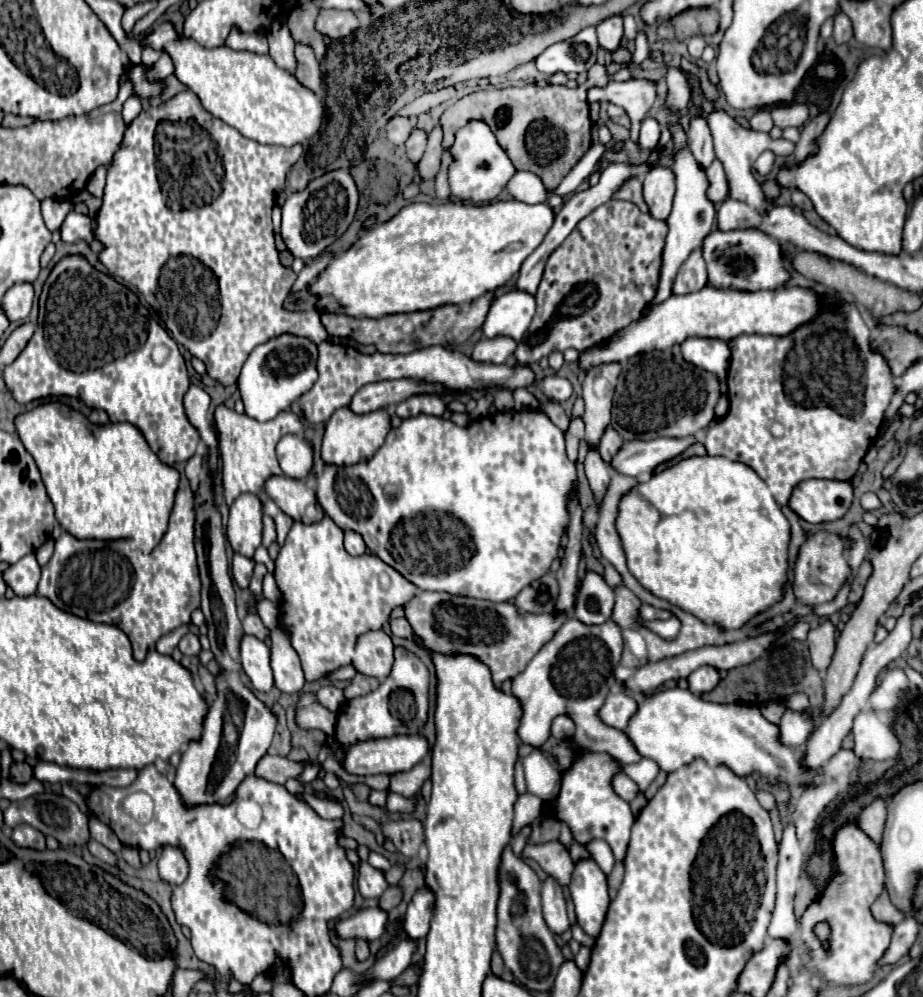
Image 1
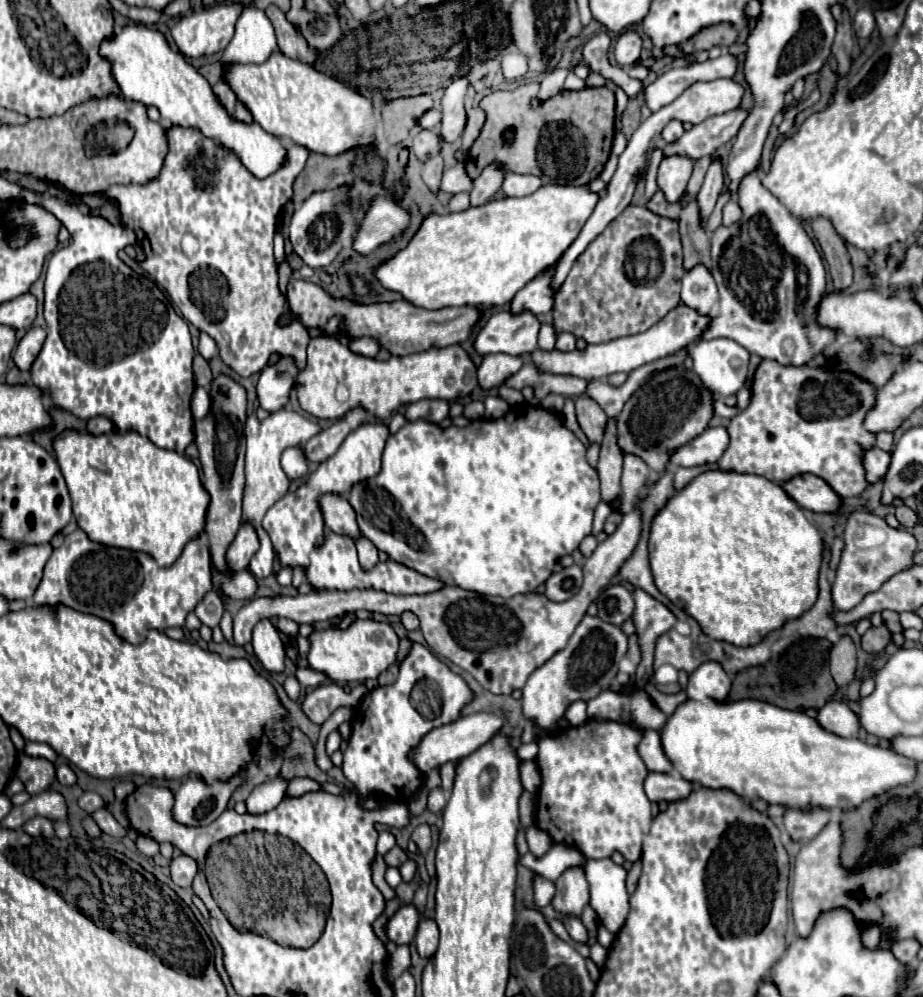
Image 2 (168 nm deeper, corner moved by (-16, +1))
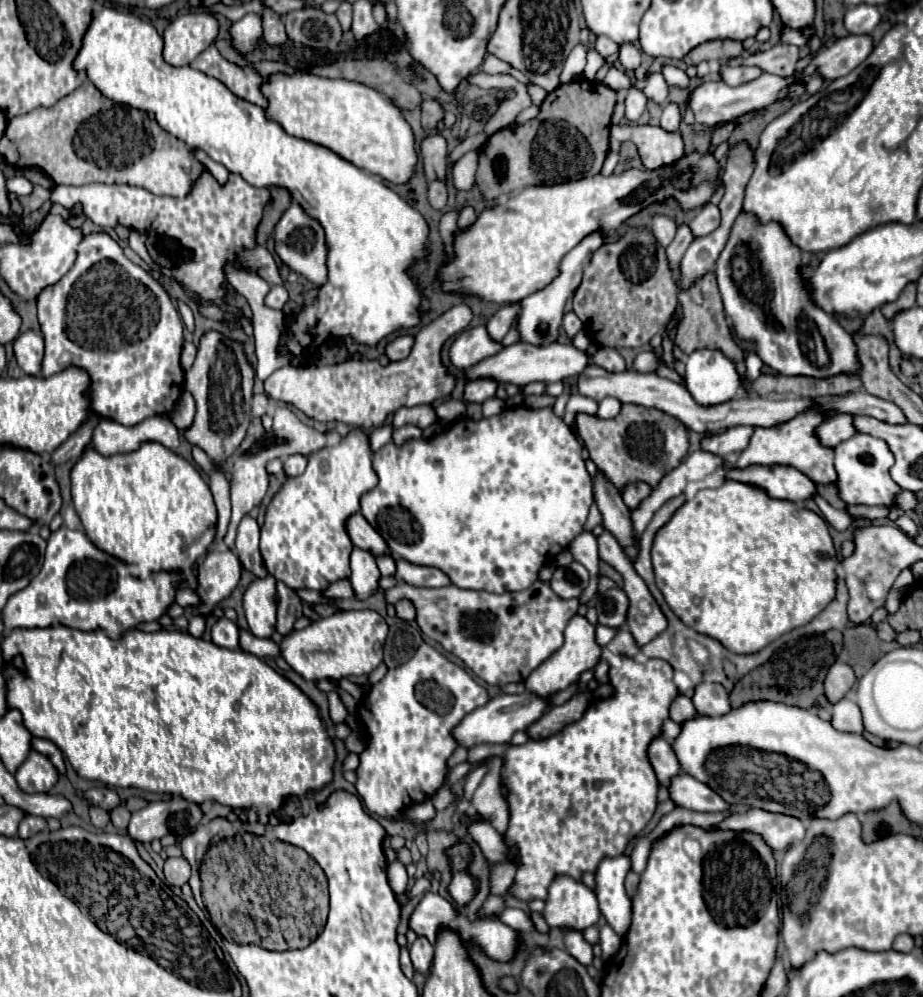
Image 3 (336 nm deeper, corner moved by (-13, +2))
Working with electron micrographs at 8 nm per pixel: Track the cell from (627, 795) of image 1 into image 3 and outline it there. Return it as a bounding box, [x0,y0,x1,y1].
[669,774,727,812]

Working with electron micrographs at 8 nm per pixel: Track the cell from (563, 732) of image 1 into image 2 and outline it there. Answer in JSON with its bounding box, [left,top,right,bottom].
[564,701,588,727]

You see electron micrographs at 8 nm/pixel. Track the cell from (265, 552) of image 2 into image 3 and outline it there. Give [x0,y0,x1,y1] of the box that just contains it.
[235,516,265,578]

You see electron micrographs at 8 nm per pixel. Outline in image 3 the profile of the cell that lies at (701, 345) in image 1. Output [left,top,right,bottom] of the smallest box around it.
[687,350,741,404]

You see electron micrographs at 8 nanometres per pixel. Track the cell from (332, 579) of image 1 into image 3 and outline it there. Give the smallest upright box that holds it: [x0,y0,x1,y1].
[395,558,449,586]

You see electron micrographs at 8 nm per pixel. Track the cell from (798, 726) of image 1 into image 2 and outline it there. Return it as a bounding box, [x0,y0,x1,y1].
[818,701,860,737]

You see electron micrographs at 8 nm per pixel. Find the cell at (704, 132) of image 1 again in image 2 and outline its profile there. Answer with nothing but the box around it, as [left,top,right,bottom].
[698,159,724,227]

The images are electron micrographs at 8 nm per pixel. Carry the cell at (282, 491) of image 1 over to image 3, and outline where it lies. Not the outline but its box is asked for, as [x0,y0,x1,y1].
[345,512,387,556]

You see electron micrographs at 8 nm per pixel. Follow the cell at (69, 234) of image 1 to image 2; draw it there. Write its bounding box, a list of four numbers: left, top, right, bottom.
[18,189,194,453]

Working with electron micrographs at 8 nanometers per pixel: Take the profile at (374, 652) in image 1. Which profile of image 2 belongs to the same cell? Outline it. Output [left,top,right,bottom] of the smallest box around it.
[306,619,398,683]

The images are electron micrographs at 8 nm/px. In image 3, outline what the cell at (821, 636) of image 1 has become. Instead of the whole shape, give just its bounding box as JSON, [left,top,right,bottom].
[825,662,855,702]

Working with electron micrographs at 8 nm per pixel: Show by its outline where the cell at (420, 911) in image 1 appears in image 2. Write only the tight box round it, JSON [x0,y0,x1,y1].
[414,919,438,959]

